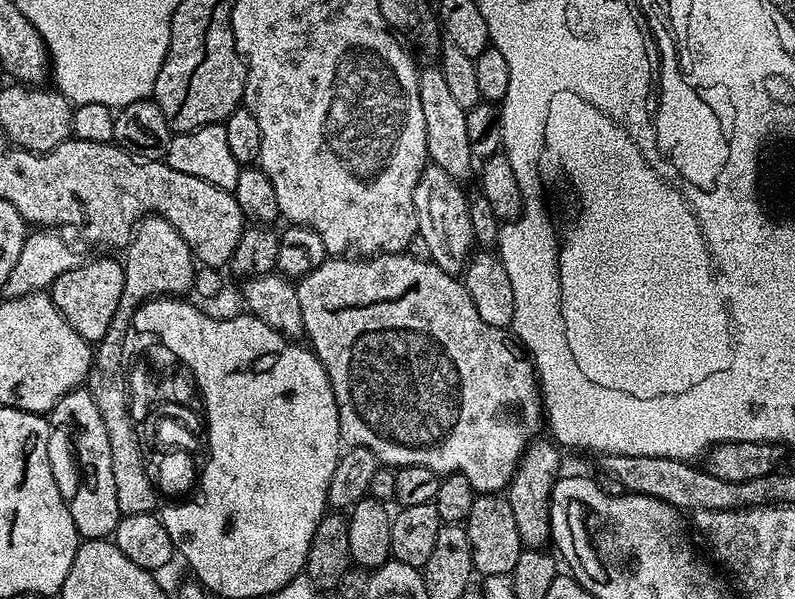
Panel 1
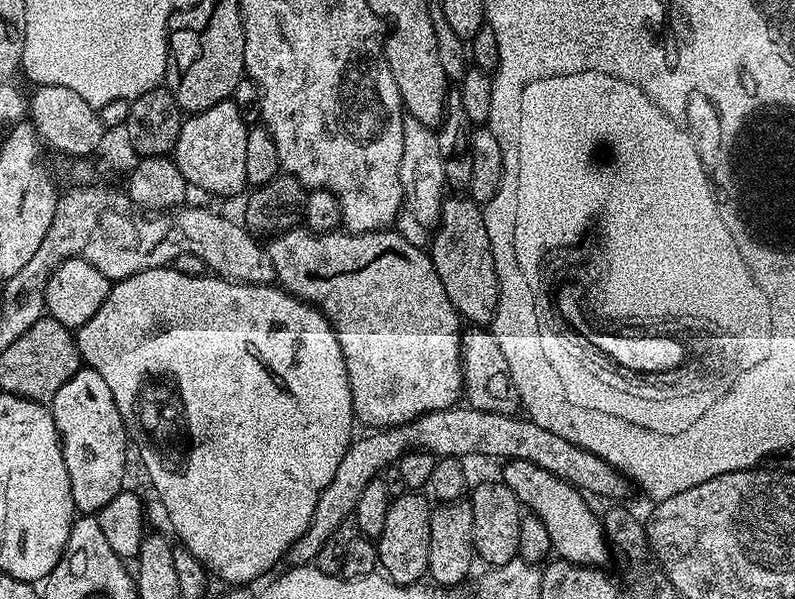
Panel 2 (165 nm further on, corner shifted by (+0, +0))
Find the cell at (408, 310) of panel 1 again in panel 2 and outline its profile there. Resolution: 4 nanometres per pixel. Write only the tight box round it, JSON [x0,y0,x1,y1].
[266,226,464,430]

